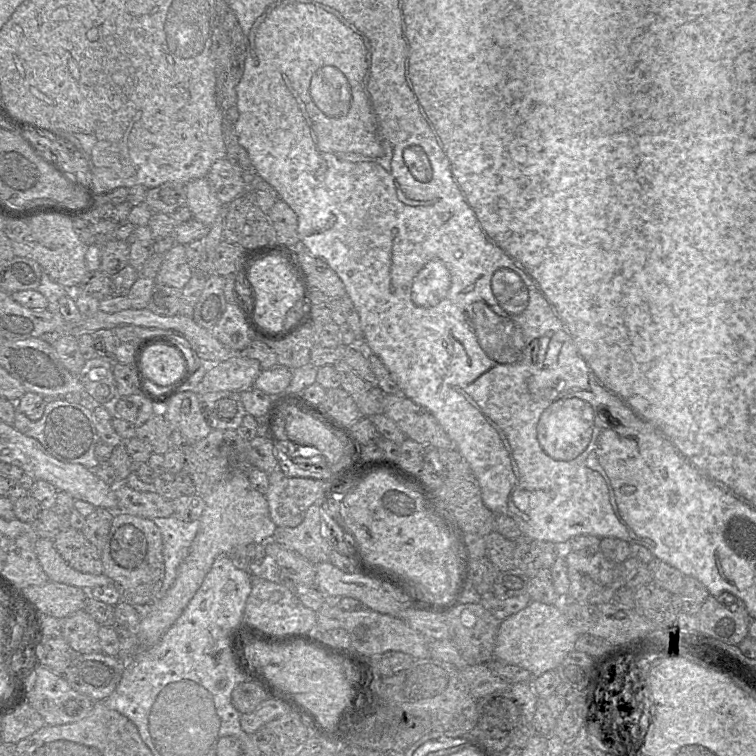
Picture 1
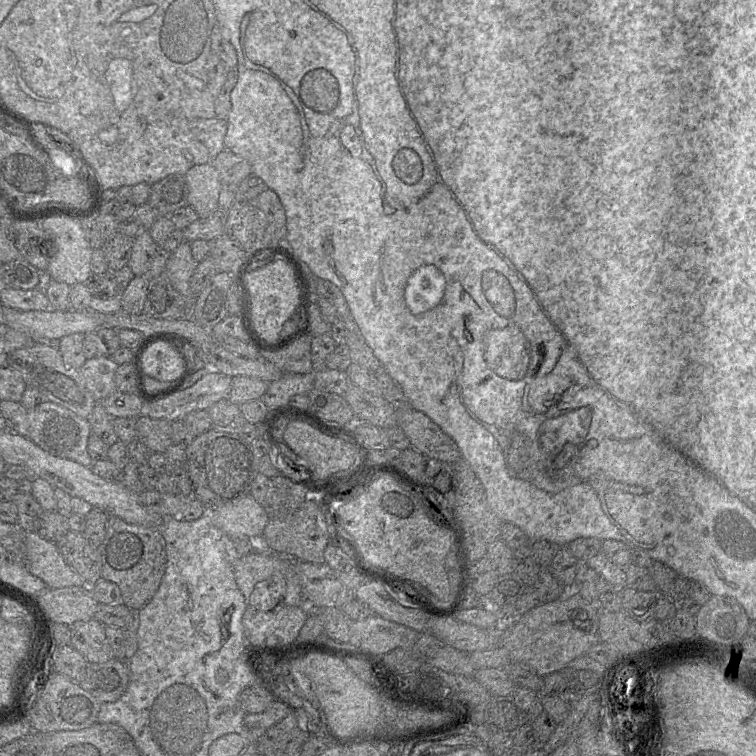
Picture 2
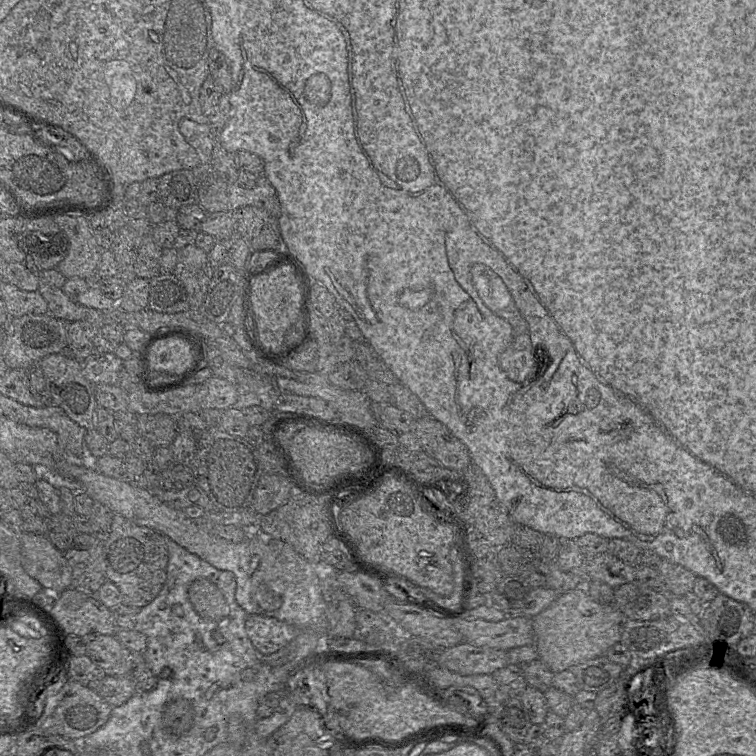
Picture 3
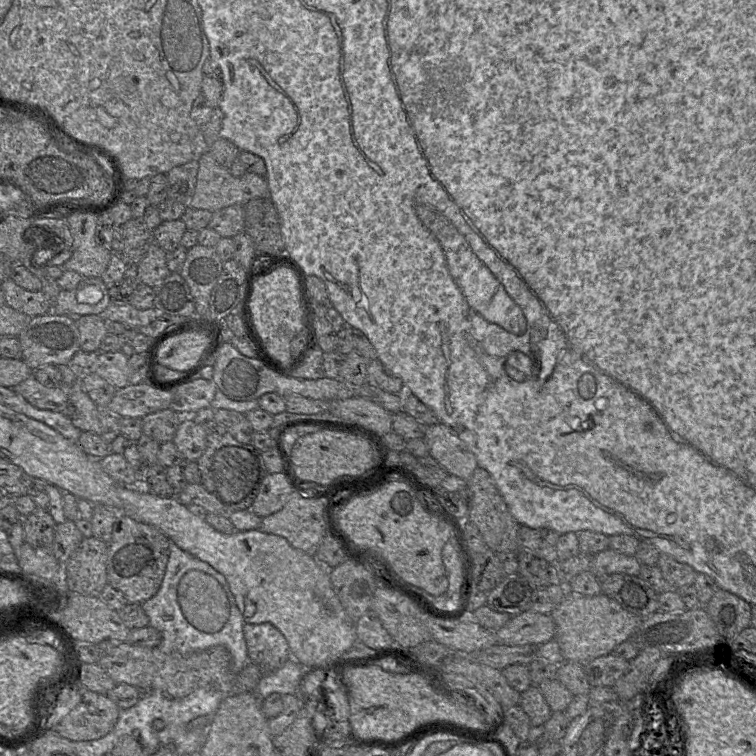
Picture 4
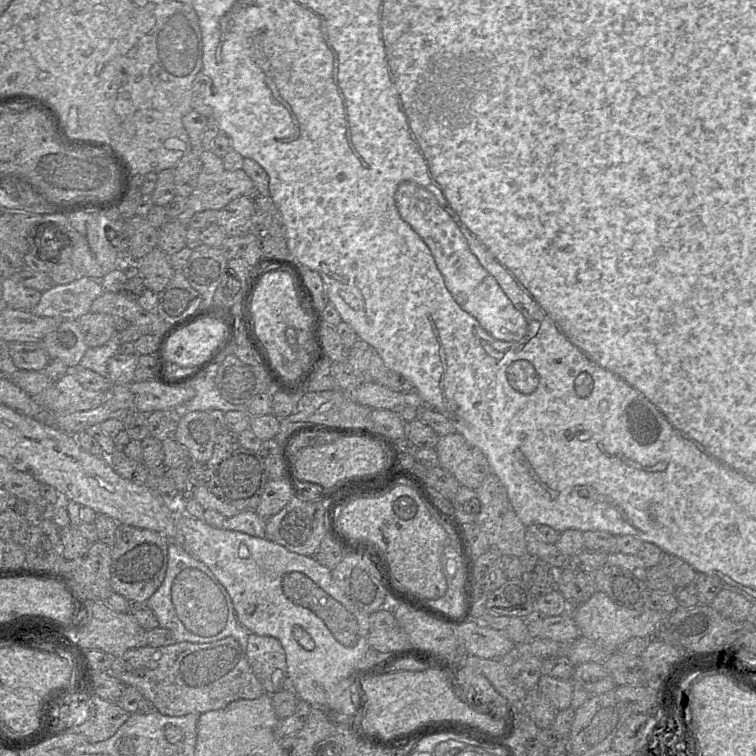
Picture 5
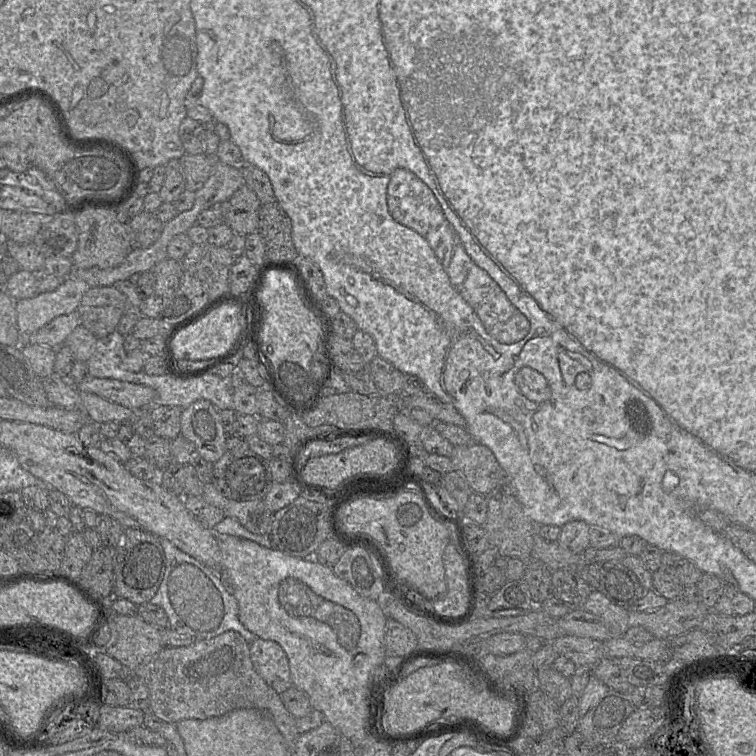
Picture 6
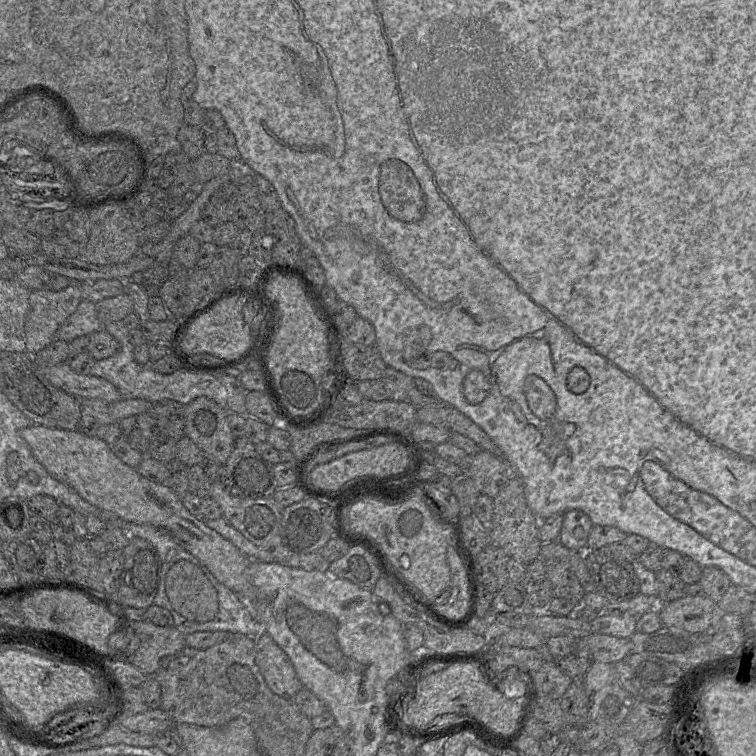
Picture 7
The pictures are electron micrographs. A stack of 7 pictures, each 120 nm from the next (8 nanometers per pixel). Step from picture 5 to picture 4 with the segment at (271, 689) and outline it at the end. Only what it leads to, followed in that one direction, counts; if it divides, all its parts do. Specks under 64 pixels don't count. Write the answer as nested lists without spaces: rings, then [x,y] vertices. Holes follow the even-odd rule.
[[[244,624],[249,662],[258,665],[262,674],[280,668],[290,657],[291,652],[284,635],[272,624]]]

